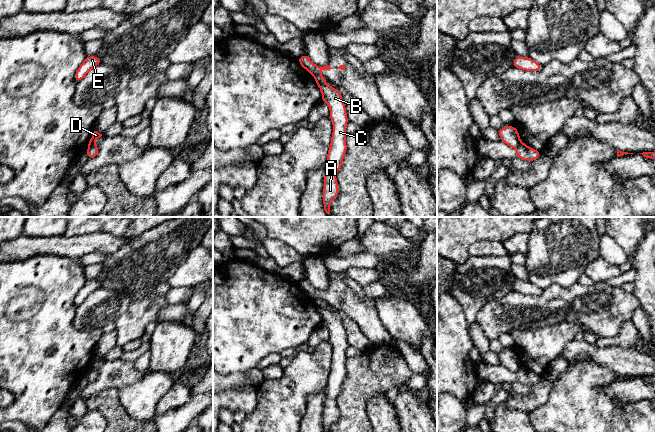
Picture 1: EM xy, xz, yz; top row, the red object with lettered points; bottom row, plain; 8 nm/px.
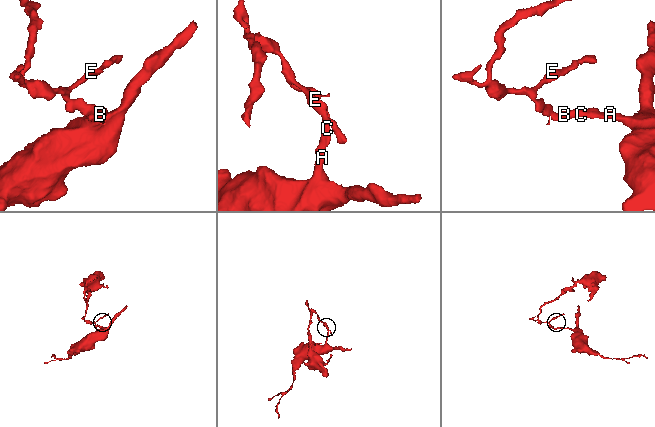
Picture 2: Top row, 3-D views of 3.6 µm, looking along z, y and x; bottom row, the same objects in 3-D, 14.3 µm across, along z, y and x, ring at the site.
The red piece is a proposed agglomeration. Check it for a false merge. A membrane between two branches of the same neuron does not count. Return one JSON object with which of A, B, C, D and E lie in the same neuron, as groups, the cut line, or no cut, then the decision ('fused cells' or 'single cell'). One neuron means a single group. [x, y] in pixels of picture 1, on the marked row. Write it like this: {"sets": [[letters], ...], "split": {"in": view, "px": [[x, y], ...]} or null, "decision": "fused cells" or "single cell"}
{"sets": [["A", "B", "C"], ["D", "E"]], "split": {"in": "xy", "px": [[95, 144], [89, 147]]}, "decision": "fused cells"}

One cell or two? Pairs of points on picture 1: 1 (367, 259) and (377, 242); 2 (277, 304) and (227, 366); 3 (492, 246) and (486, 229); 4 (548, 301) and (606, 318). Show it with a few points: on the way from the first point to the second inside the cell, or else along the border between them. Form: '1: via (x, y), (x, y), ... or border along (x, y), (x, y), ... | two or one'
1: border along (364, 252), (373, 252), (384, 258) | two
2: via (262, 319), (232, 351) | one
3: border along (502, 241), (478, 240), (468, 248) | two
4: via (562, 301), (572, 300), (586, 307), (592, 307) | one

